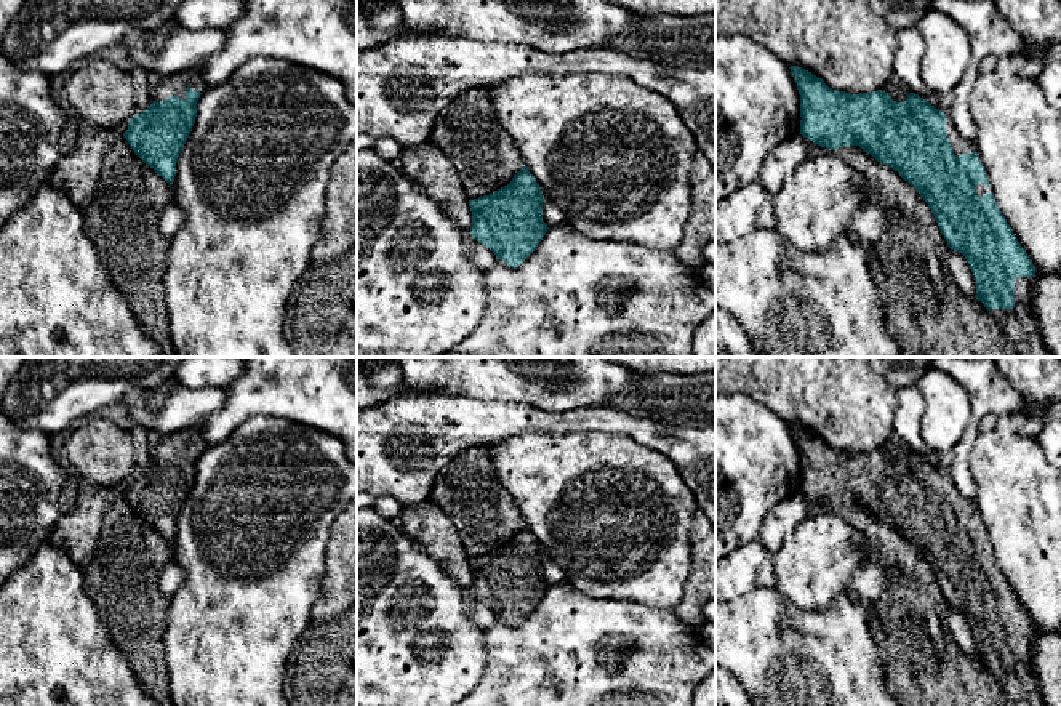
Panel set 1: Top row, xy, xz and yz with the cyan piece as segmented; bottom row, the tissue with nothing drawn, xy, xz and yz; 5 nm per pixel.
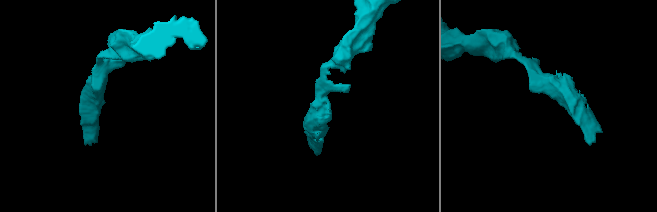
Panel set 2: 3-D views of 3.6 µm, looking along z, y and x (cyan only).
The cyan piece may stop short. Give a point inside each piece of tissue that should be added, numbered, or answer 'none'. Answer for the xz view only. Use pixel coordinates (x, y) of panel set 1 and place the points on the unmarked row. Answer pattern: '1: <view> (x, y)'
none

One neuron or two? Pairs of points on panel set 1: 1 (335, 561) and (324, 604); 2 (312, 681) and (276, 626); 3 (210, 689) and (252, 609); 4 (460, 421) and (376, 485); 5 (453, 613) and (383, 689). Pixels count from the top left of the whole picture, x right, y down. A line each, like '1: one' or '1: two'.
1: one
2: two
3: one
4: one
5: one

